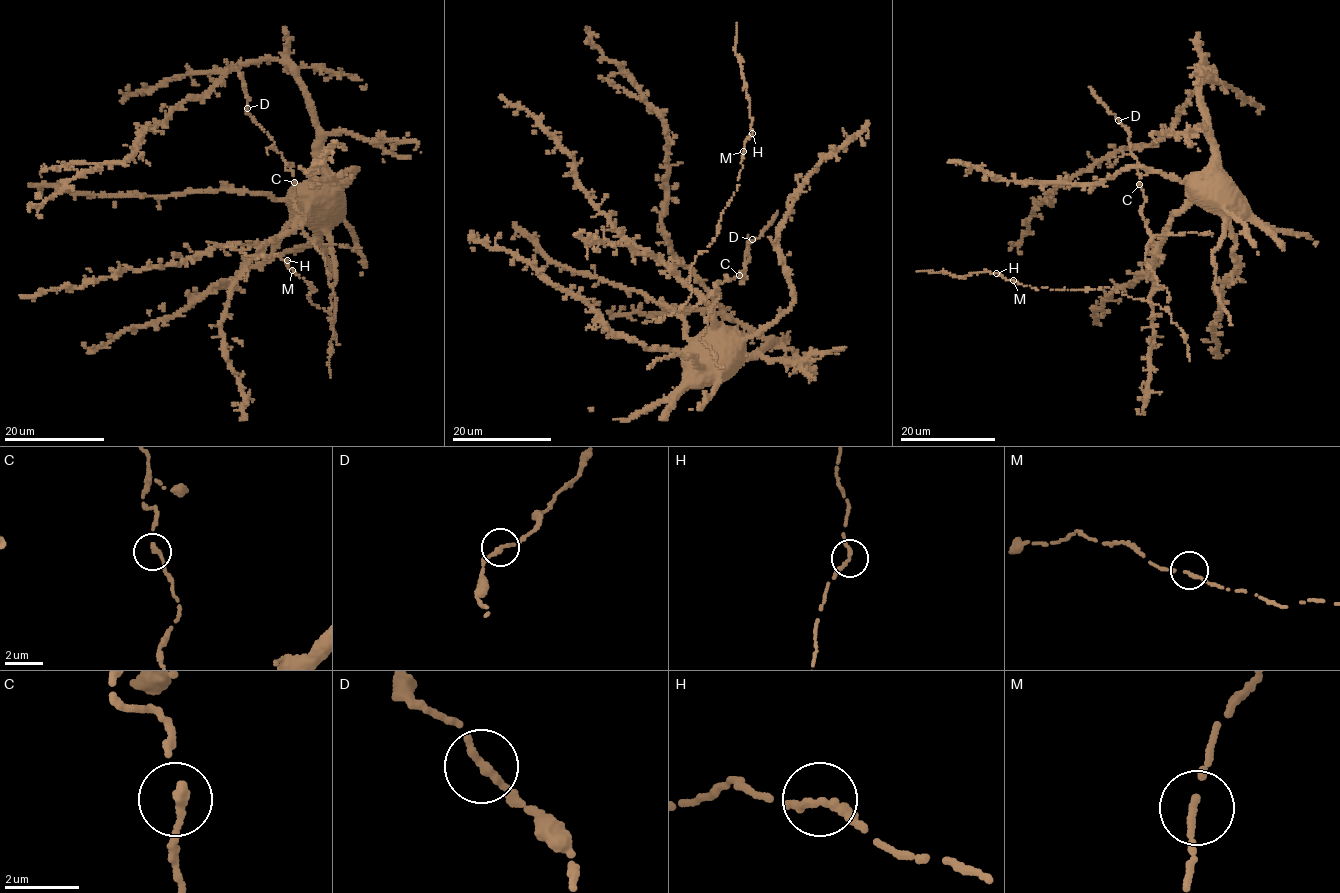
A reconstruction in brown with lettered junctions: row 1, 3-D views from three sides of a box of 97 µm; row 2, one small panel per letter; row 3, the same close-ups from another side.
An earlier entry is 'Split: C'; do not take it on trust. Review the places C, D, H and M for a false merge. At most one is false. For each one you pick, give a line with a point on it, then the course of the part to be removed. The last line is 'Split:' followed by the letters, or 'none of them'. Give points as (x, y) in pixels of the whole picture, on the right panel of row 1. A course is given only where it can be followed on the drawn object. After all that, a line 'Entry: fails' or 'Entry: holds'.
Split: none of them
Entry: fails

